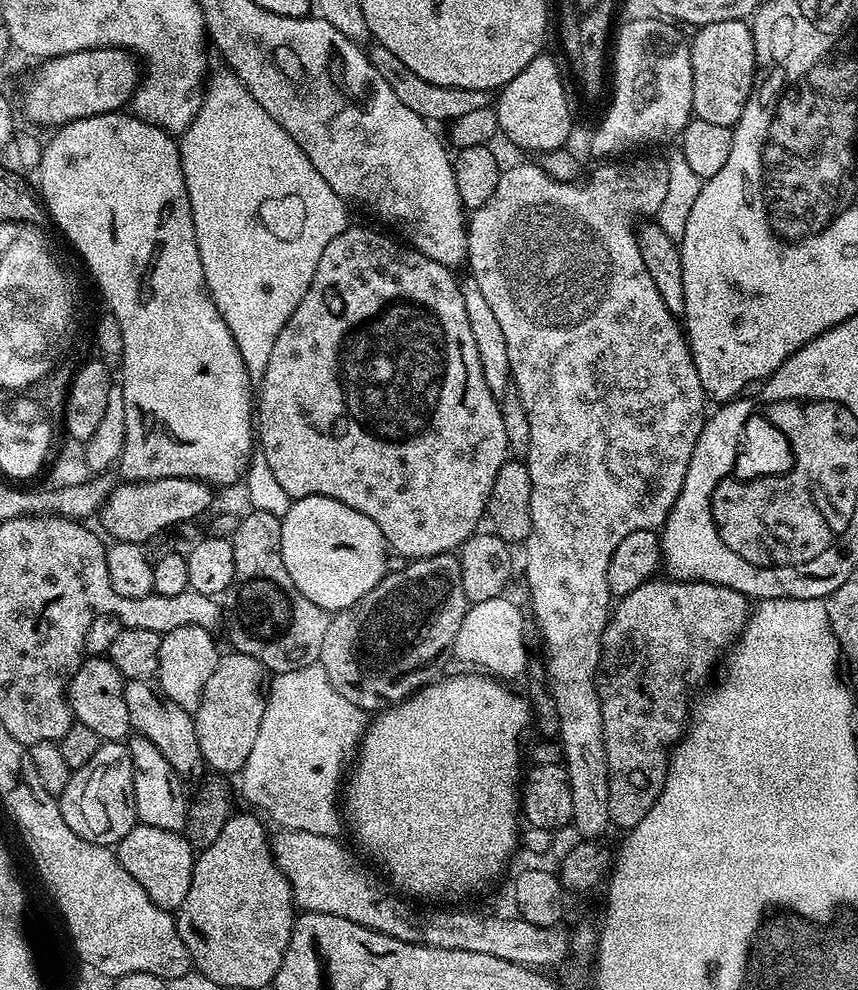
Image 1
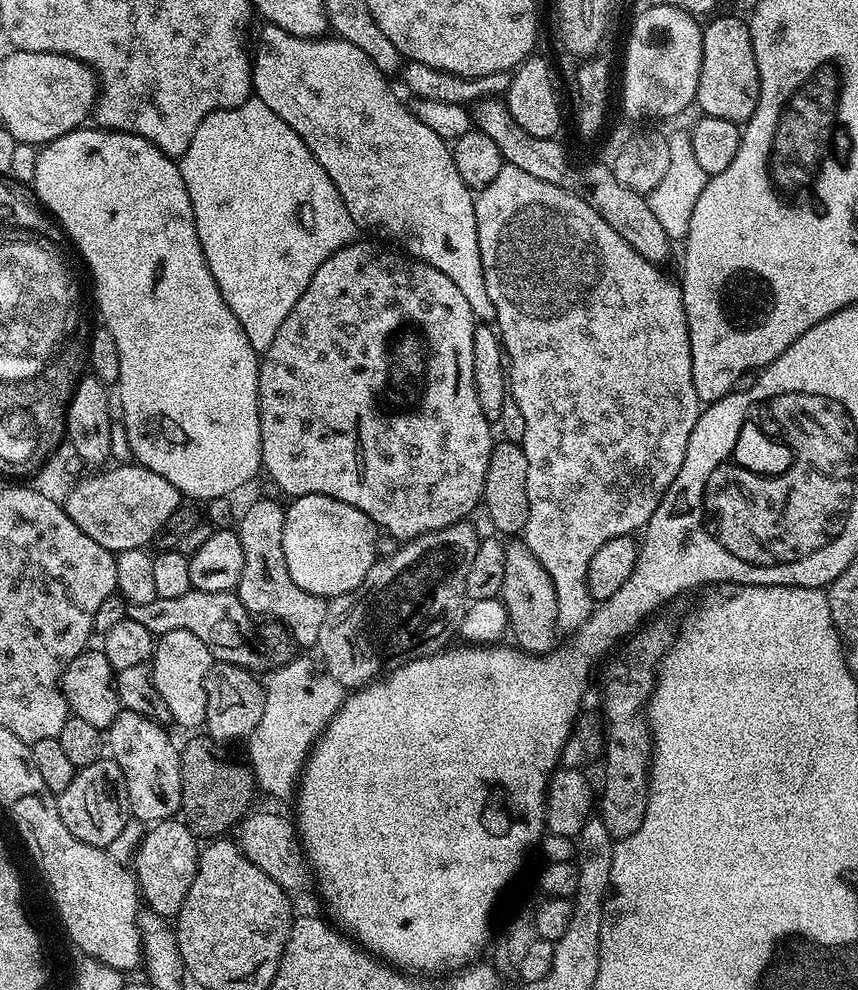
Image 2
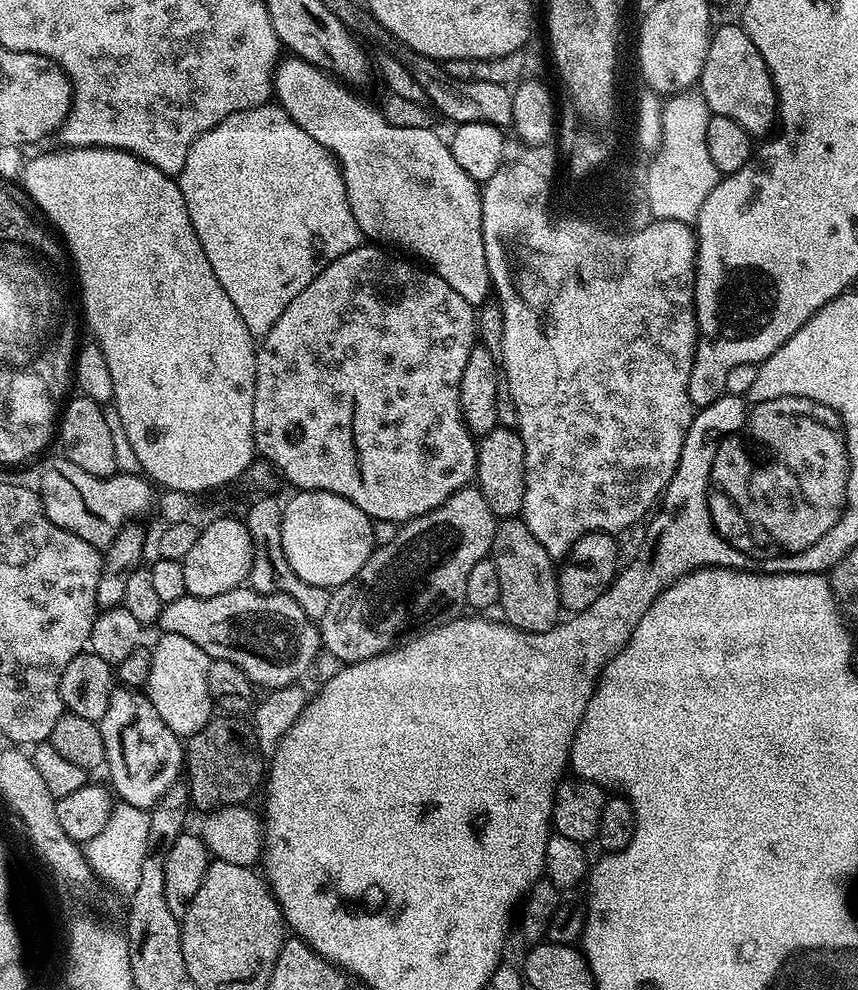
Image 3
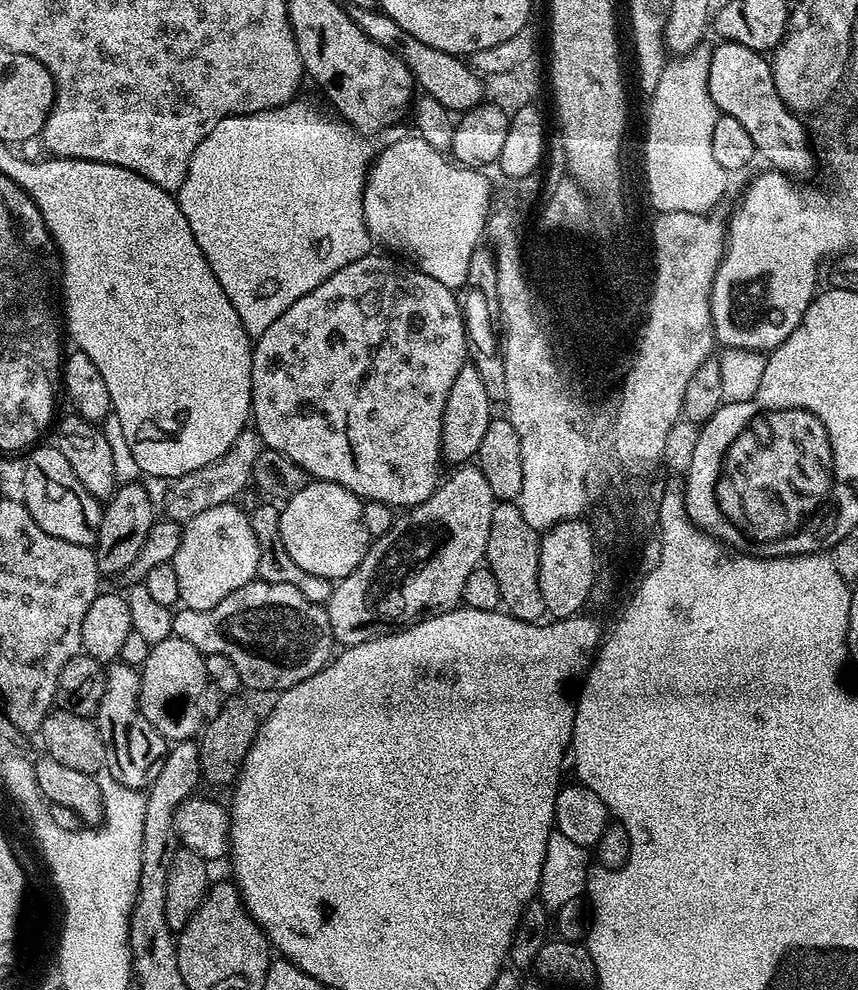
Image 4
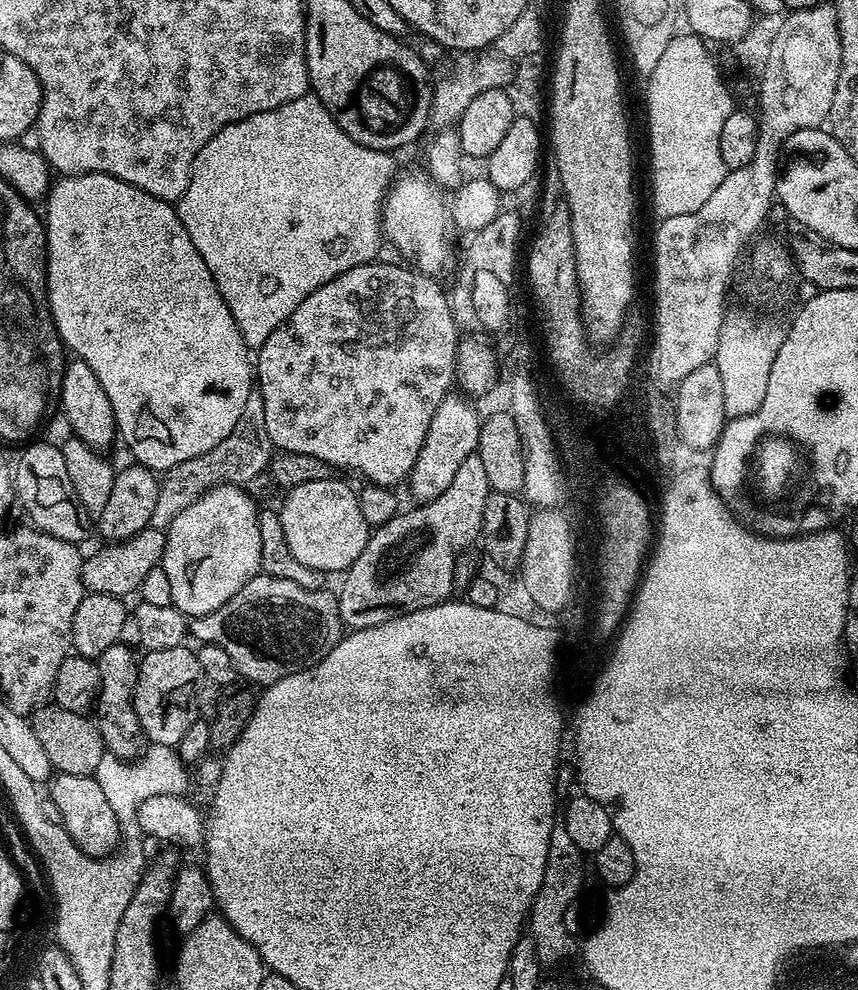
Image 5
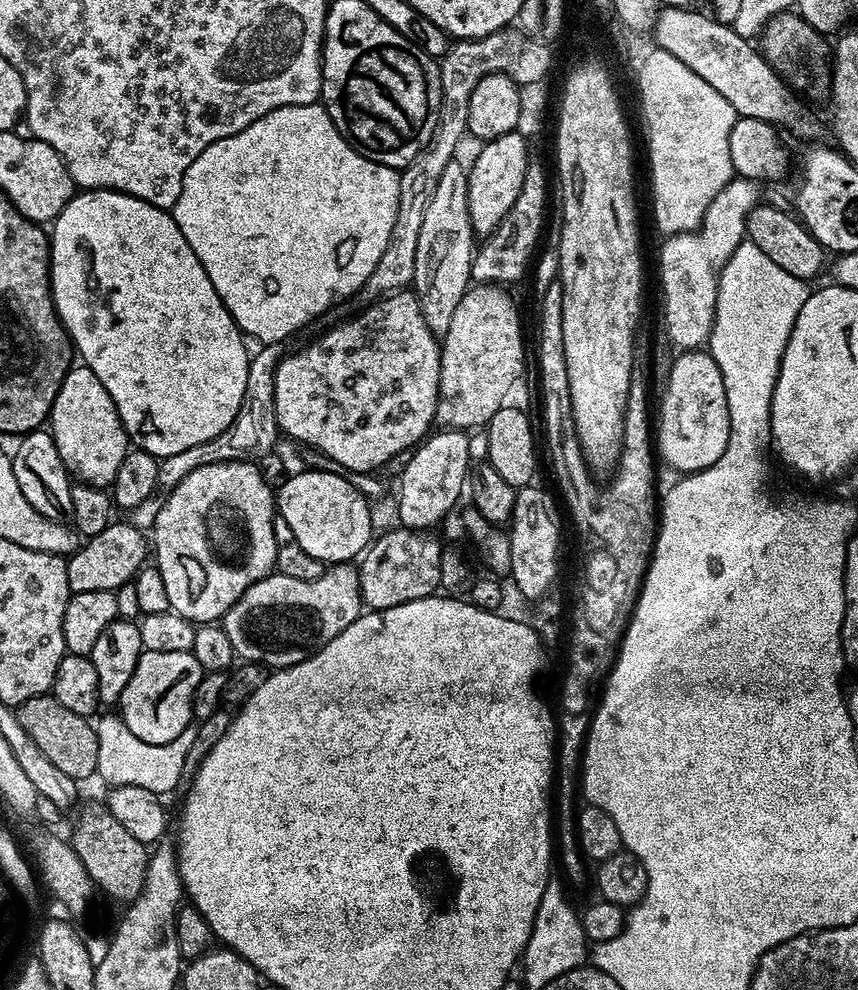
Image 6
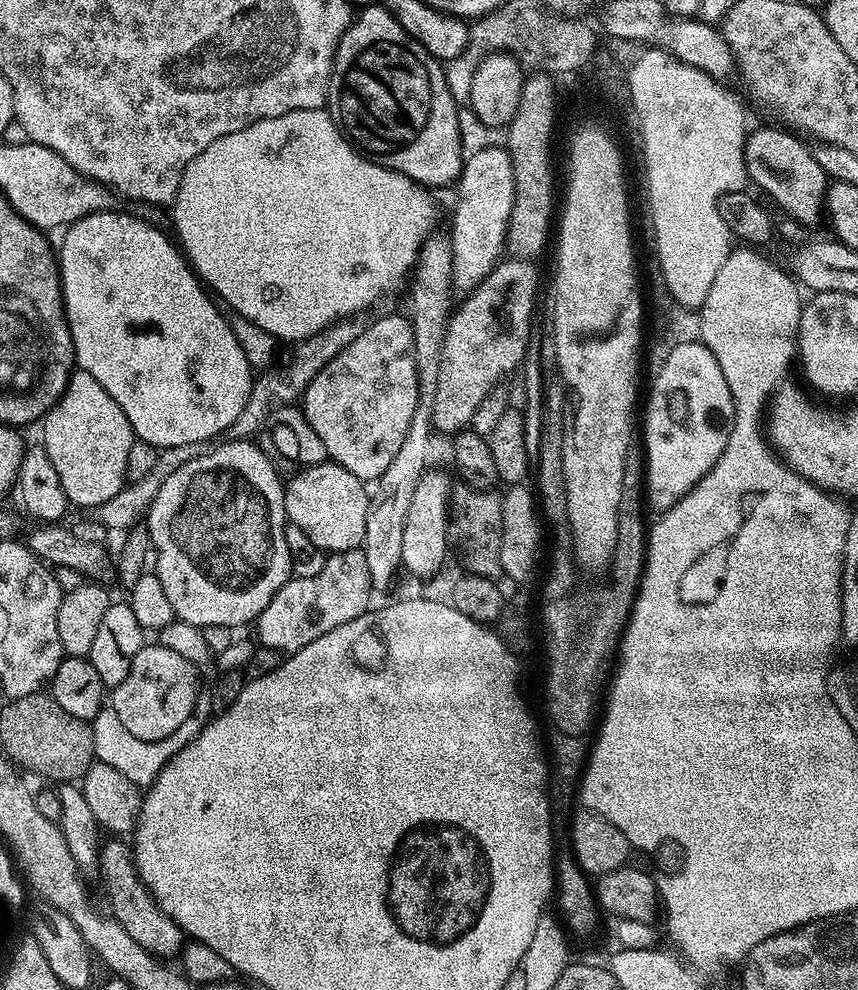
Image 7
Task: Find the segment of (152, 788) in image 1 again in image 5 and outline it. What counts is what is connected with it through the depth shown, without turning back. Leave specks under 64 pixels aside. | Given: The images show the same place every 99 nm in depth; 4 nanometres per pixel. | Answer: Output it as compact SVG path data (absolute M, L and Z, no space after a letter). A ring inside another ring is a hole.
M121 642L110 646L98 657L100 665L100 699L98 713L100 733L104 739L104 747L109 753L121 758L132 758L136 751L141 751L140 743L145 743L146 737L140 731L140 723L136 721L136 709L132 706L132 696L136 692L136 683L140 666L138 656L135 656L129 645Z

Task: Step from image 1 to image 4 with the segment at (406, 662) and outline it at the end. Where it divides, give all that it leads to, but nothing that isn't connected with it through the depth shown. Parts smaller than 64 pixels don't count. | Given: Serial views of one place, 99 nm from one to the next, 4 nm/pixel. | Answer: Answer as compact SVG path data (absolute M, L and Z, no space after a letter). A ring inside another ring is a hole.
M465 462L453 472L426 502L397 515L388 532L369 543L360 565L333 587L326 607L337 645L361 644L370 636L364 628L375 624L407 626L461 607L462 586L470 570L481 567L484 560L490 514L497 499L479 463Z

